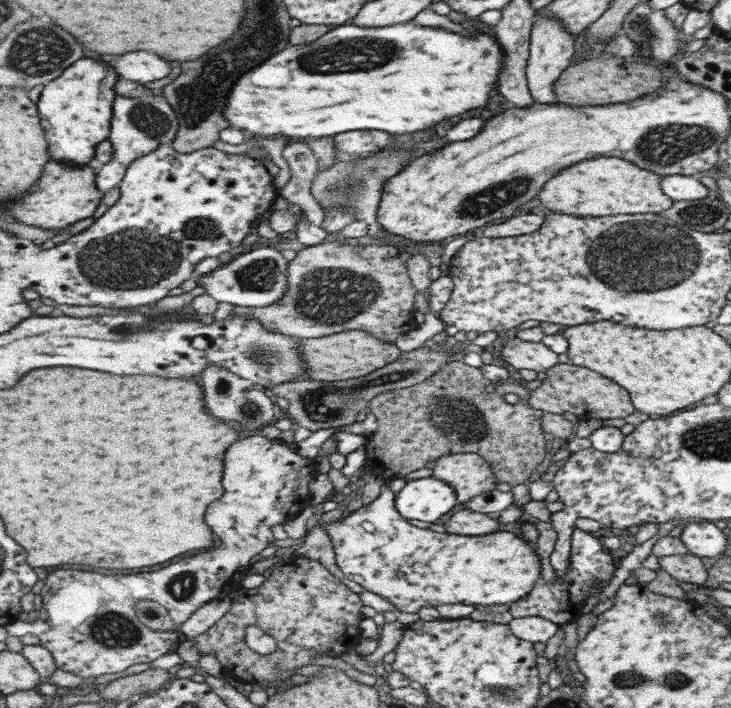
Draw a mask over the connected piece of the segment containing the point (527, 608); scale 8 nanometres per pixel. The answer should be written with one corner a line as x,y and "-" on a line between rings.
576,529
571,536
571,566
570,573
565,577
556,577
552,583
542,582
536,584
536,588
523,599
511,604
508,610
515,618
523,616
541,616
552,620
557,626
575,622
582,615
582,610
588,597
590,588
597,583
608,584
615,574
618,564
613,564
608,551
602,542
602,534
595,534

